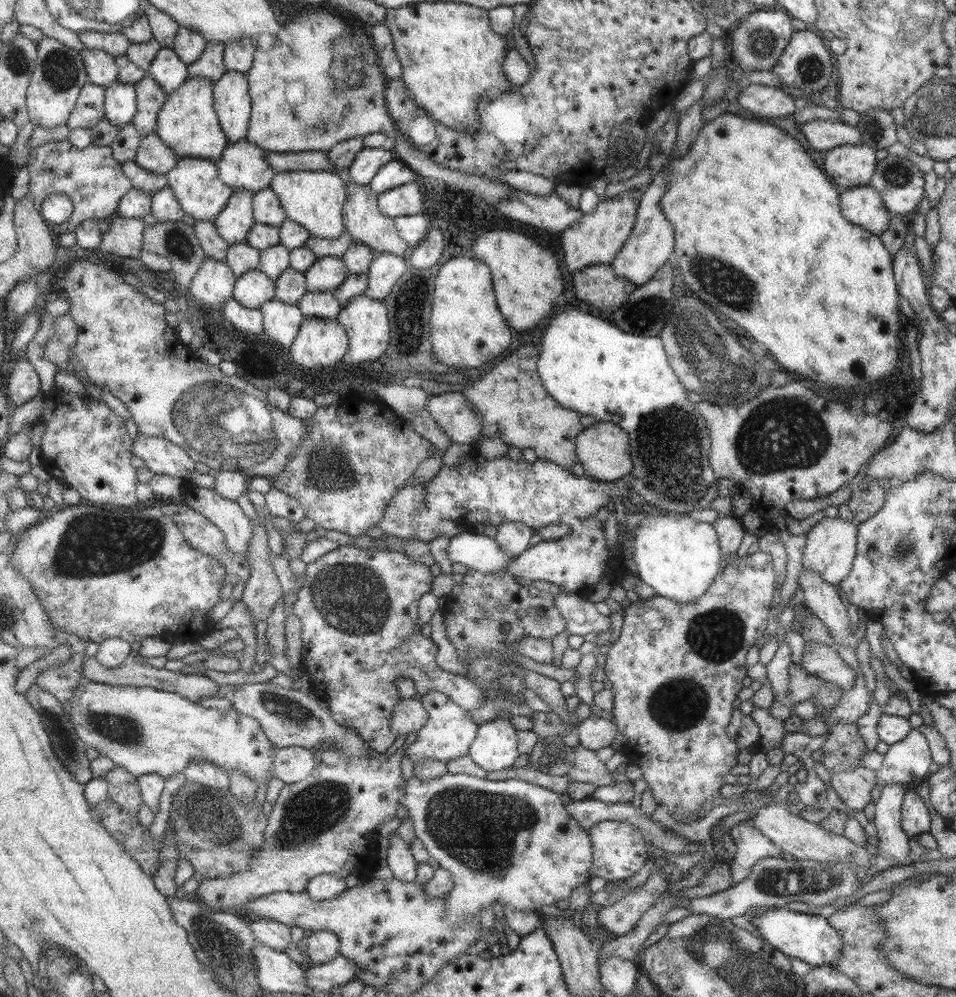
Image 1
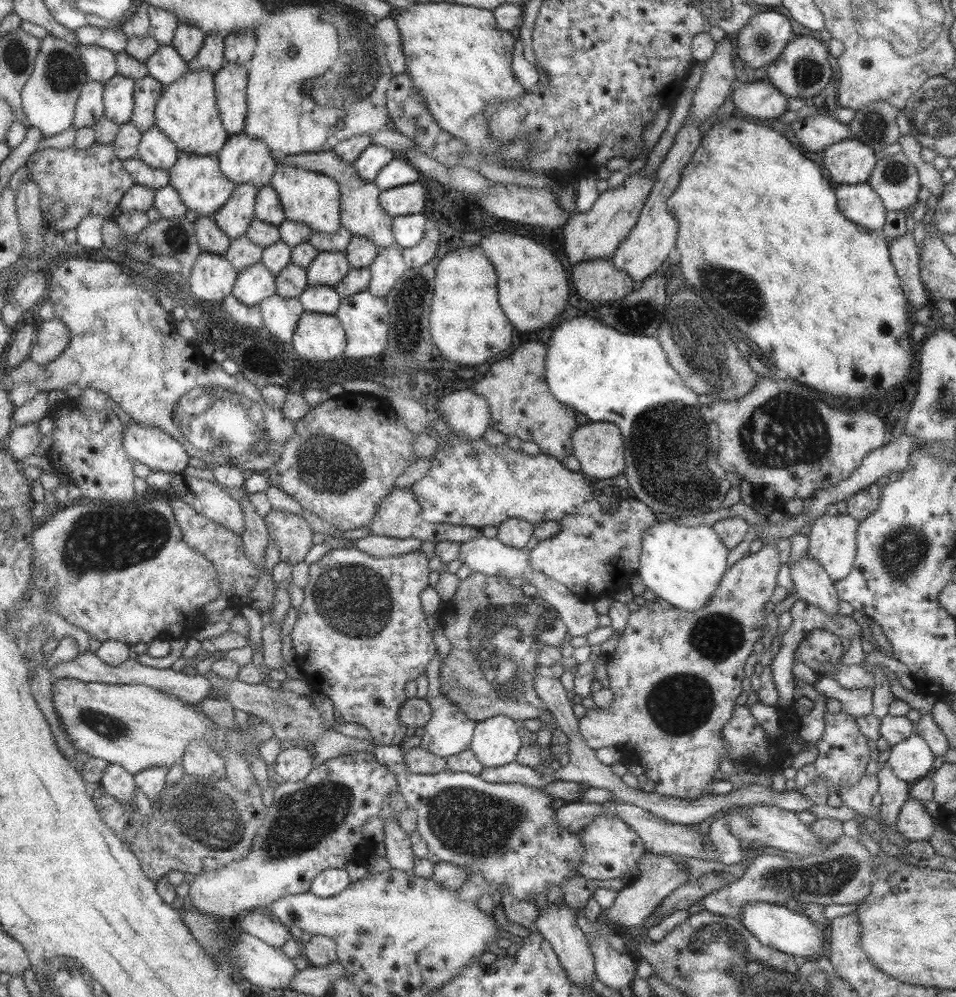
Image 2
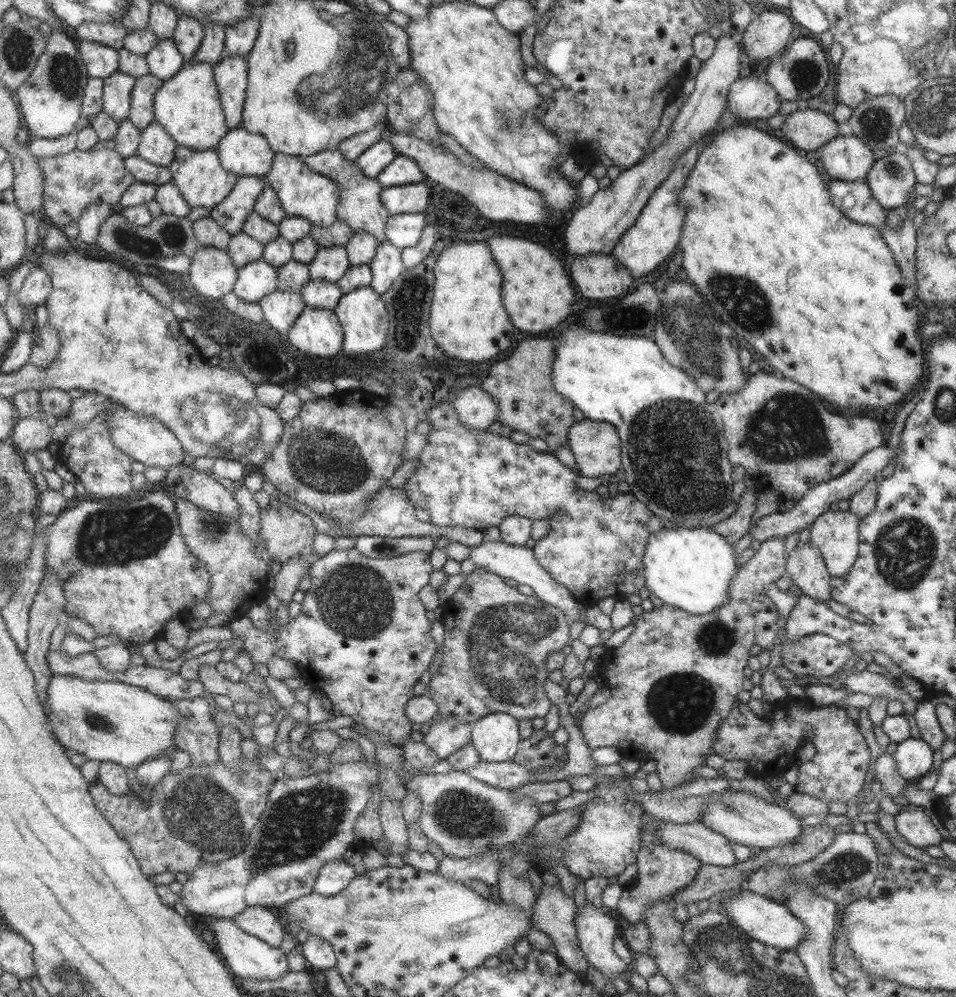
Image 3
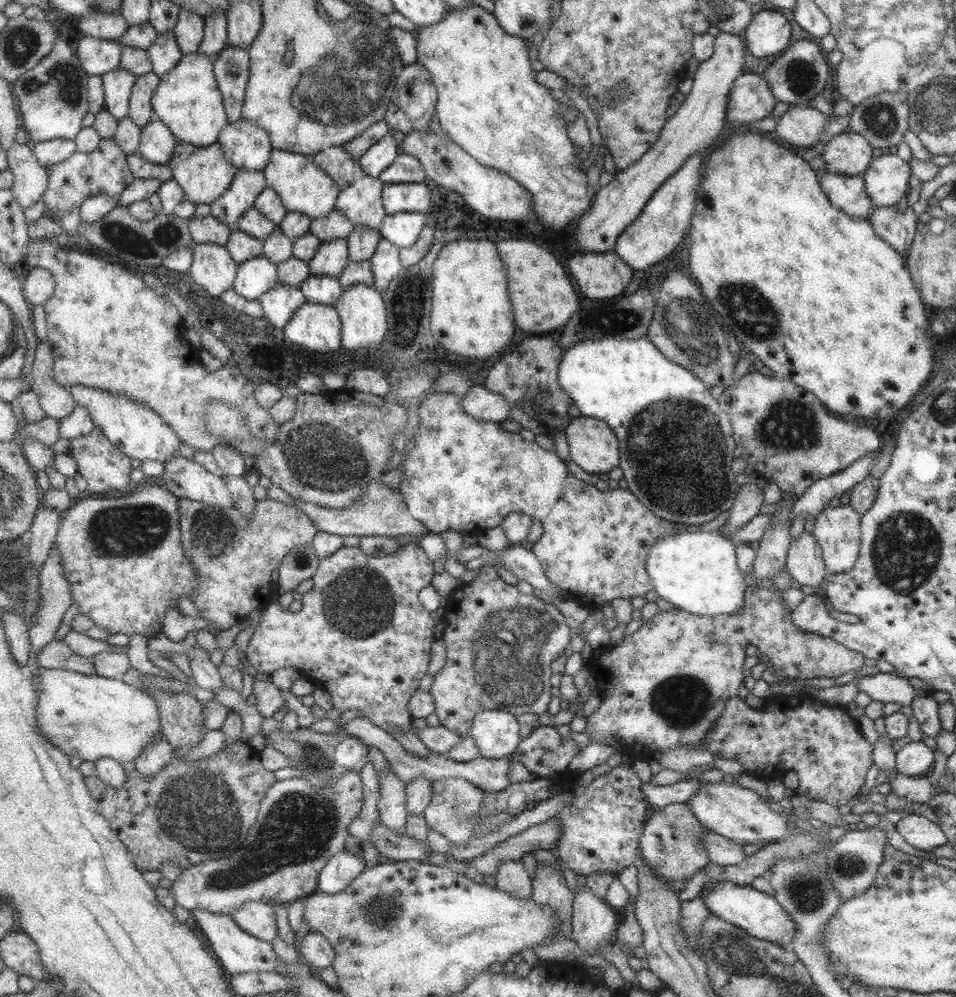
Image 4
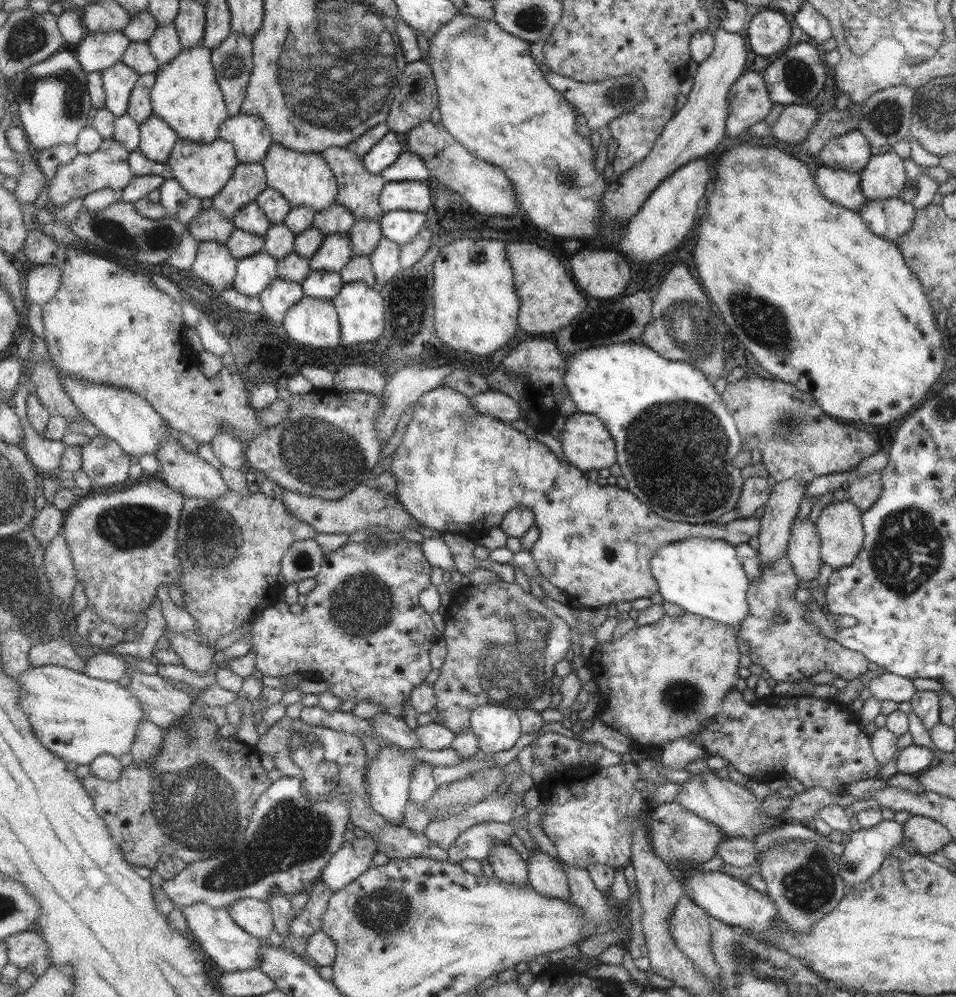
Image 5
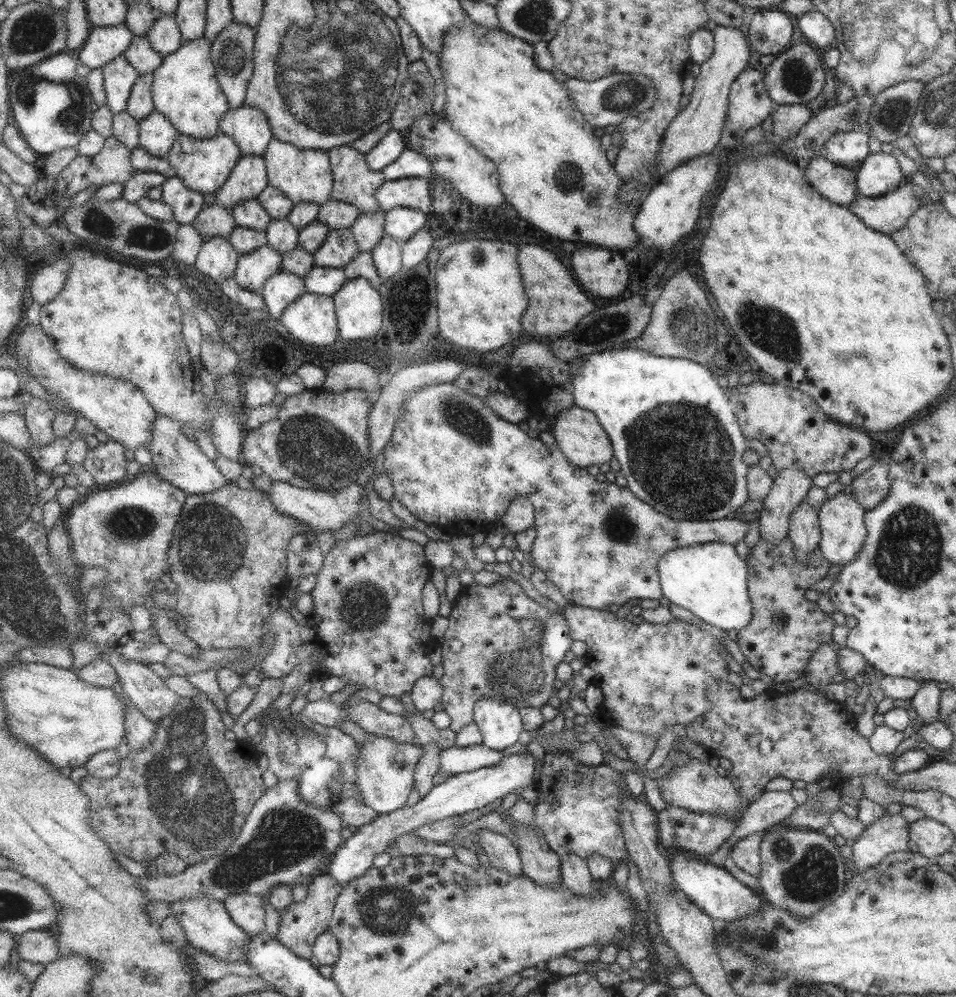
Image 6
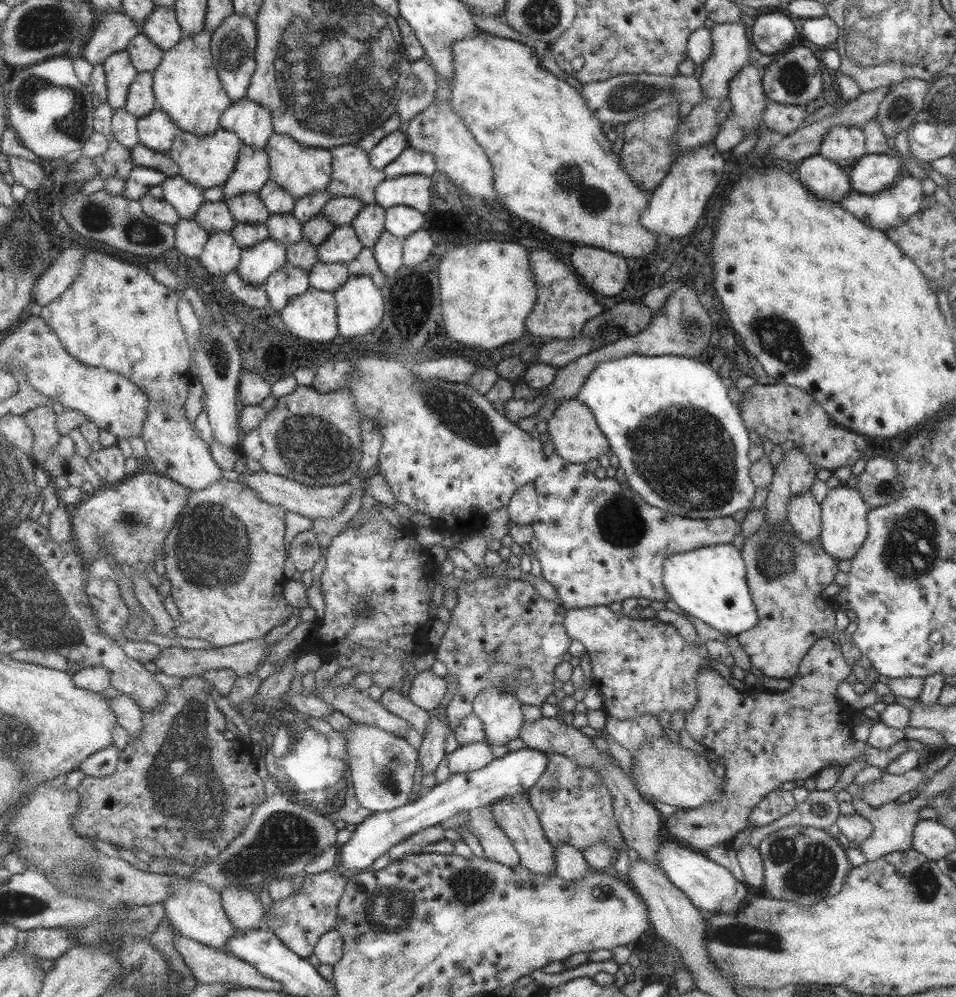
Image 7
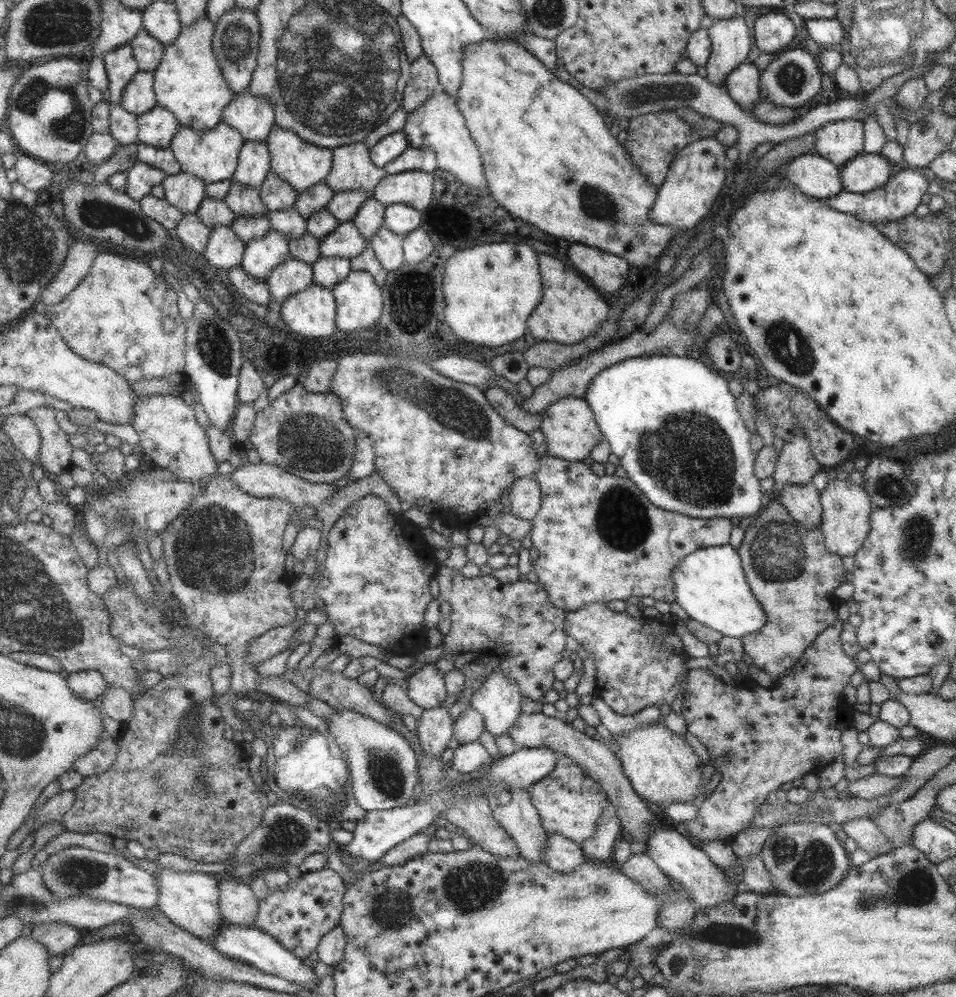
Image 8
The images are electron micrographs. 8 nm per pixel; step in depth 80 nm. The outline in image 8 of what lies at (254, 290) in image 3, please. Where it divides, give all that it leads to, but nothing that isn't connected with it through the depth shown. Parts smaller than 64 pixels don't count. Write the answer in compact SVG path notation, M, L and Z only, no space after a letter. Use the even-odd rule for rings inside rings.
M271 229L264 237L246 243L242 267L255 278L265 278L290 257L290 238Z

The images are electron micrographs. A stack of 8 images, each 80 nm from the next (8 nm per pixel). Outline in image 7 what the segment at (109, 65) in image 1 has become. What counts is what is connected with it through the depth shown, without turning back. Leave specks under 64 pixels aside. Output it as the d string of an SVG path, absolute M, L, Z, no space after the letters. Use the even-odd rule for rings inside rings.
M124 11L105 13L97 23L93 38L85 46L84 58L93 66L103 63L112 54L127 49L141 32L143 28L136 18Z

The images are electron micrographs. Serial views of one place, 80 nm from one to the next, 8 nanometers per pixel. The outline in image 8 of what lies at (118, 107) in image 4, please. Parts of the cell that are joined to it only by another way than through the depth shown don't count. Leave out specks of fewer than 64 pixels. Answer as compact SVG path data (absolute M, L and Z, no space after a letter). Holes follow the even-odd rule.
M132 43L107 52L103 56L109 75L109 93L111 103L122 102L122 96L134 76L140 71L138 59L135 58Z

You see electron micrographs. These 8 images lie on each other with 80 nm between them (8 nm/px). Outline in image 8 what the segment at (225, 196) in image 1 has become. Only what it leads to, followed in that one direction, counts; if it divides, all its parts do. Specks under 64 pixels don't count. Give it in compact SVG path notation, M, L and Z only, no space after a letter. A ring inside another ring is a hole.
M221 121L214 129L199 131L191 127L182 127L175 136L170 149L182 165L182 173L197 176L207 184L217 181L232 181L239 167L240 154L247 140L234 126Z

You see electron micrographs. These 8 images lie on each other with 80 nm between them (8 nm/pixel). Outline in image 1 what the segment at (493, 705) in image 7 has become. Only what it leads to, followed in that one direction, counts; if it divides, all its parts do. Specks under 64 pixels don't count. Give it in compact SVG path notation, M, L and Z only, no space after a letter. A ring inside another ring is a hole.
M493 719L478 725L468 746L473 764L485 772L499 772L513 765L517 757L516 730L508 719Z

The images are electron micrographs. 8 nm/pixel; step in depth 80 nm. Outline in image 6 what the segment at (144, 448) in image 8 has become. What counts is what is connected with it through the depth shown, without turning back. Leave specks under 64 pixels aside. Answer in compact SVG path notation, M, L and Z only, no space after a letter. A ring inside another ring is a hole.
M157 413L158 416L154 420L152 430L153 442L151 442L149 450L153 457L153 468L158 476L186 491L188 495L207 494L225 486L229 482L227 477L220 471L215 461L199 448L199 444L195 440L191 440L183 434L182 424L170 416Z

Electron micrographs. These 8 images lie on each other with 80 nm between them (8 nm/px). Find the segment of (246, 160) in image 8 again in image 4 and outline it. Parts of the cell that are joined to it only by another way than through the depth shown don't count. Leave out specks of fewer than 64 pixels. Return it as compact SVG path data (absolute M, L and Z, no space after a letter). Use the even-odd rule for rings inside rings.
M238 170L231 188L211 205L211 215L237 230L238 222L254 207L258 196L268 188L261 170Z

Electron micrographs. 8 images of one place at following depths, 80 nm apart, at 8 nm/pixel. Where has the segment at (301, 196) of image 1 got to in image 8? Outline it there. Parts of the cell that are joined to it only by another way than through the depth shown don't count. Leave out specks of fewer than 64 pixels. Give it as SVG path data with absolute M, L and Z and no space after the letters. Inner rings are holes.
M277 124L271 131L267 144L271 152L272 171L282 180L291 184L300 194L319 184L325 184L327 176L334 168L333 150L306 142L306 139L295 134L295 131L281 128Z

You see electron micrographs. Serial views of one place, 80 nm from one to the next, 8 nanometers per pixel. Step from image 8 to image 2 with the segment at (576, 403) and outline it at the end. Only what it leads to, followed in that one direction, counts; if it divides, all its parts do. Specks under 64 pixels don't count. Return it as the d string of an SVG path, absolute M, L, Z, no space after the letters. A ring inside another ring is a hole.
M589 422L572 432L578 472L590 479L608 479L625 468L624 443L619 428L609 422Z

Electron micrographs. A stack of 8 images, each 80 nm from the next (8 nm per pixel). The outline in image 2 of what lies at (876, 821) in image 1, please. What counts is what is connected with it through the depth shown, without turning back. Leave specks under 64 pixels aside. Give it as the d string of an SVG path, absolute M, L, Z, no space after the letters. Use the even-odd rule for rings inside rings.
M885 763L883 766L878 767L878 769L879 771L876 773L878 793L882 800L878 809L883 818L883 823L891 826L891 828L895 828L893 829L893 832L895 832L894 822L896 821L897 813L901 805L908 799L907 783L893 775L891 768Z

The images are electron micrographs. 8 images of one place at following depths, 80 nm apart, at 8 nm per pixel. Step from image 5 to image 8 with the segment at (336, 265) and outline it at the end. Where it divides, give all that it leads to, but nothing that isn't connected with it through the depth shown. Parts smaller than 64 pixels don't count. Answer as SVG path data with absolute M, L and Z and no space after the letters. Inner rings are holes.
M353 221L343 222L320 243L321 257L354 259L365 252L371 242L355 226Z

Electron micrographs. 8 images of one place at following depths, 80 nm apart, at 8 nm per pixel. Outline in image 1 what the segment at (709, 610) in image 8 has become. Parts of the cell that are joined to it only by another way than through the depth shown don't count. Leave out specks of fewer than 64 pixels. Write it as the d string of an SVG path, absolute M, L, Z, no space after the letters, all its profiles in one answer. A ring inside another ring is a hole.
M647 512L644 520L638 524L636 534L634 534L634 552L631 552L632 560L637 569L636 576L651 586L655 595L669 598L679 604L695 602L703 593L710 588L714 582L715 574L719 572L719 562L721 553L718 535L714 527L709 525L705 518L697 519L685 516L655 515Z

